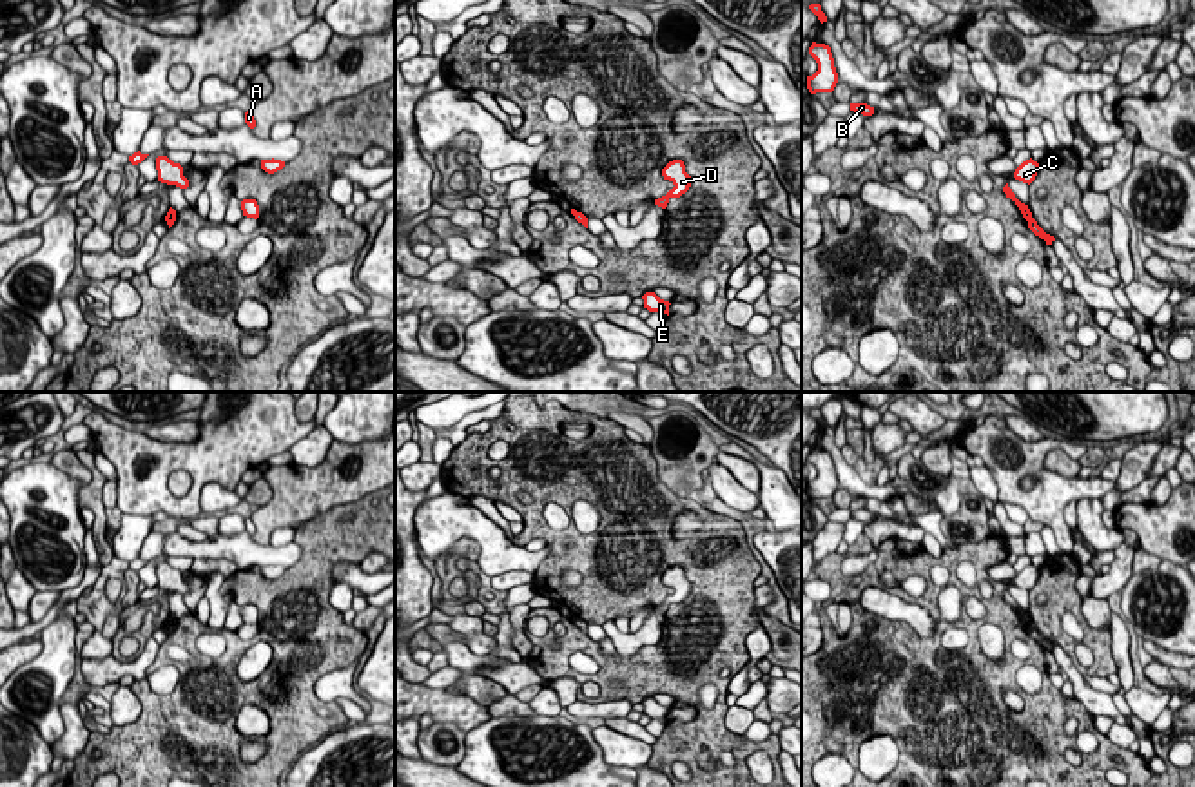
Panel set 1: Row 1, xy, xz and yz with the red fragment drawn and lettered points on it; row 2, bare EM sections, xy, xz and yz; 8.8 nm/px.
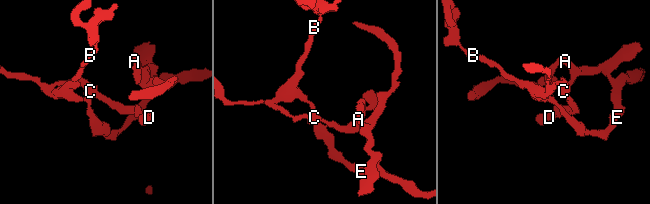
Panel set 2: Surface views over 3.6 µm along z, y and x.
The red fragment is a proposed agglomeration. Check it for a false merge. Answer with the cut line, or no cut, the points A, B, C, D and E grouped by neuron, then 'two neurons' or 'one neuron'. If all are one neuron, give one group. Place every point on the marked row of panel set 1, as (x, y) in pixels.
cut xy (174, 214), (165, 220); groups A E / B C D; two neurons

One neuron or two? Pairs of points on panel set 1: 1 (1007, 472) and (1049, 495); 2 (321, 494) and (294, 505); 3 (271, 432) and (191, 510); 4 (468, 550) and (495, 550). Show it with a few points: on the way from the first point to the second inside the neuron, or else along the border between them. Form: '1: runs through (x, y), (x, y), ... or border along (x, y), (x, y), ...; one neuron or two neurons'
1: runs through (1012, 485), (1023, 495), (1036, 495); one neuron
2: runs through (314, 494), (301, 497); one neuron
3: runs through (245, 436), (198, 485); one neuron
4: border along (463, 537), (470, 537), (479, 546), (477, 561); two neurons

